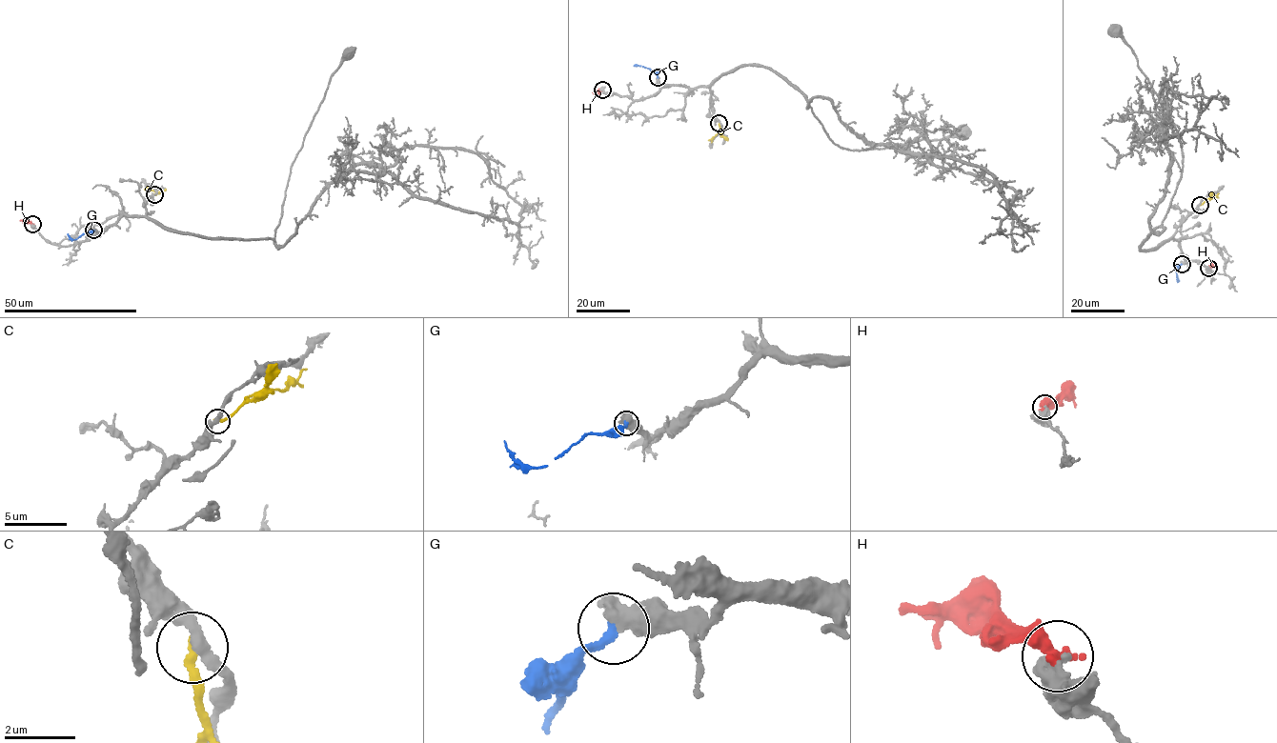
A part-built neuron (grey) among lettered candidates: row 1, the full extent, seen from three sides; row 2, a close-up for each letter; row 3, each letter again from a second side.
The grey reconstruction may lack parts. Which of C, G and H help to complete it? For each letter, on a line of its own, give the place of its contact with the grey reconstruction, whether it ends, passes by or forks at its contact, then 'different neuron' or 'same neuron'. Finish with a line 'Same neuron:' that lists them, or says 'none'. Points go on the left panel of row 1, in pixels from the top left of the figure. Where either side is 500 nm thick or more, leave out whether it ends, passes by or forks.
C: (154, 194) | it ends | different neuron
G: (93, 230) | same neuron
H: (32, 224) | it ends | different neuron
Same neuron: G

